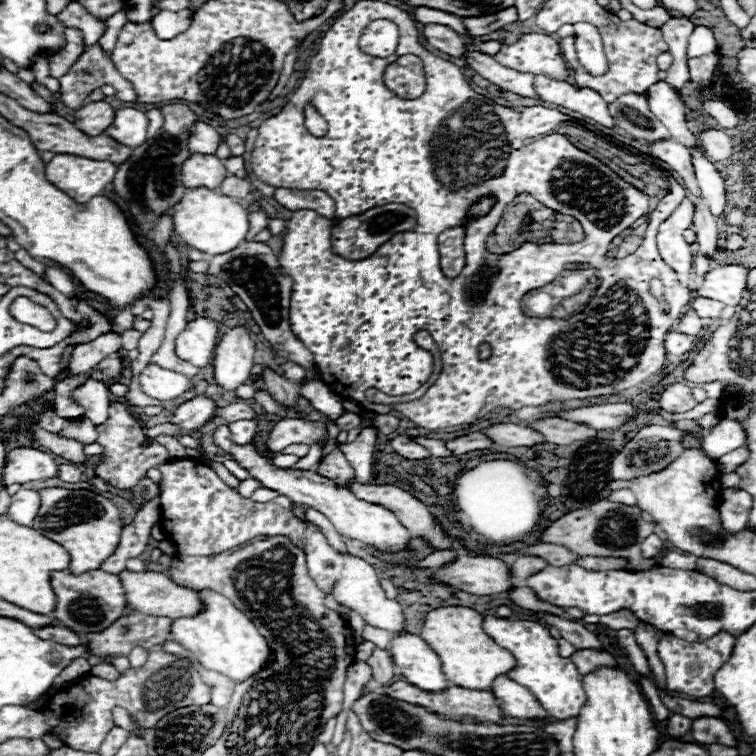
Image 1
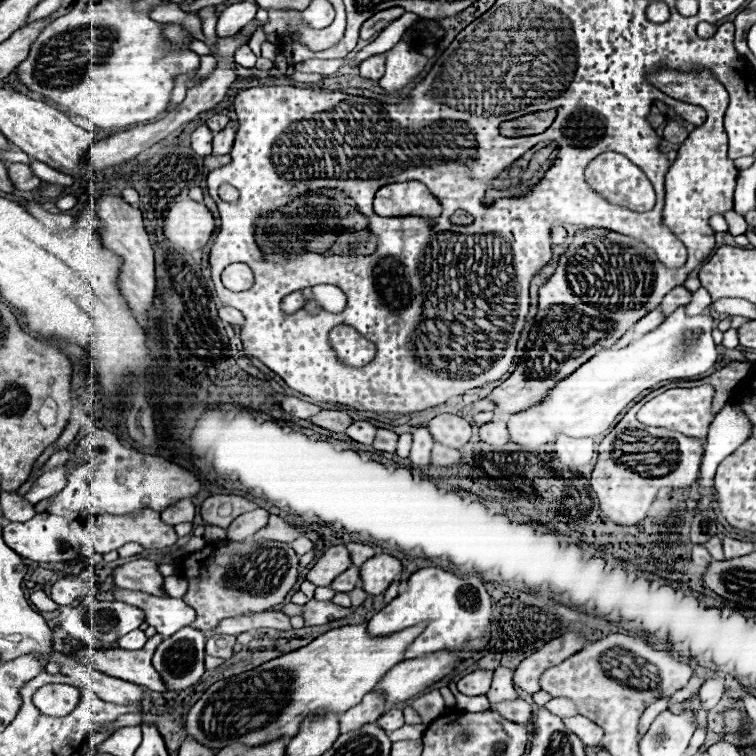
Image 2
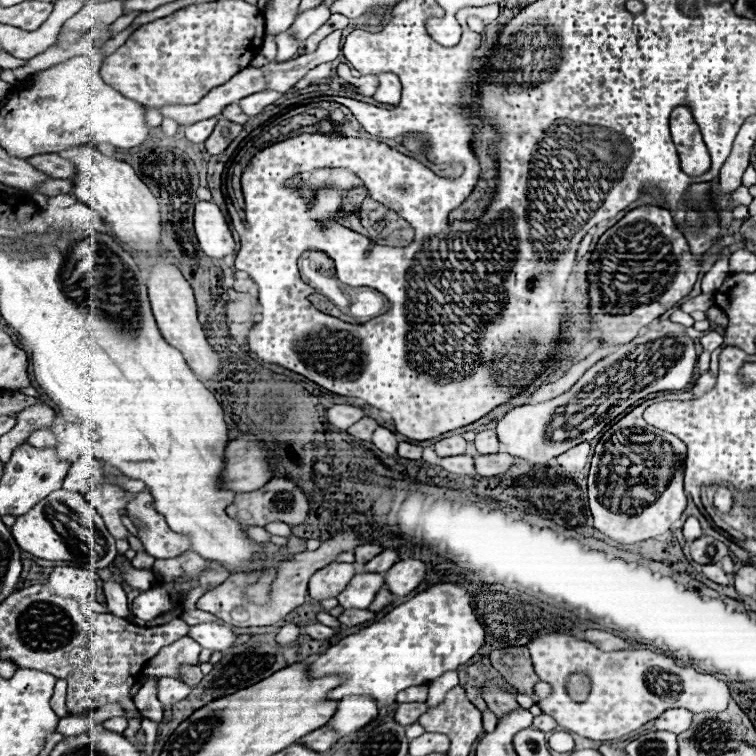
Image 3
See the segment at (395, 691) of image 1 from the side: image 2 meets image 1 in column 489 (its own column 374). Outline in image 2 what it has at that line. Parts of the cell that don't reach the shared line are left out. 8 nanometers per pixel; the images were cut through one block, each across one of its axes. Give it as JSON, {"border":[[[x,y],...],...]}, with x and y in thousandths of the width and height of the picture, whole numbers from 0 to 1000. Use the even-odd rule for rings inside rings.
{"border":[[[489,915],[481,921],[481,926],[476,931],[471,931],[468,937],[463,937],[460,942],[455,942],[450,947],[450,966],[452,966],[452,971],[458,971],[463,966],[471,966],[474,960],[492,958],[508,942],[511,942],[508,921],[503,915]]]}

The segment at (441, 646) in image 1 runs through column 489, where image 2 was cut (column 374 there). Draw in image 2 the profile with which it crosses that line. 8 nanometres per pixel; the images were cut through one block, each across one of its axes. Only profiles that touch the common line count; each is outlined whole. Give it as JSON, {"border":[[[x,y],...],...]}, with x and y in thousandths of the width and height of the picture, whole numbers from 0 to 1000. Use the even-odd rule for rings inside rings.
{"border":[[[484,823],[434,833],[386,865],[376,865],[331,889],[280,905],[249,942],[249,976],[286,992],[310,981],[341,987],[365,976],[386,976],[397,955],[418,937],[452,944],[471,934],[481,918],[500,907],[503,897],[519,881],[534,873],[534,860],[540,860],[558,836],[561,823],[545,828],[545,833],[532,833],[508,844],[487,839]]]}

